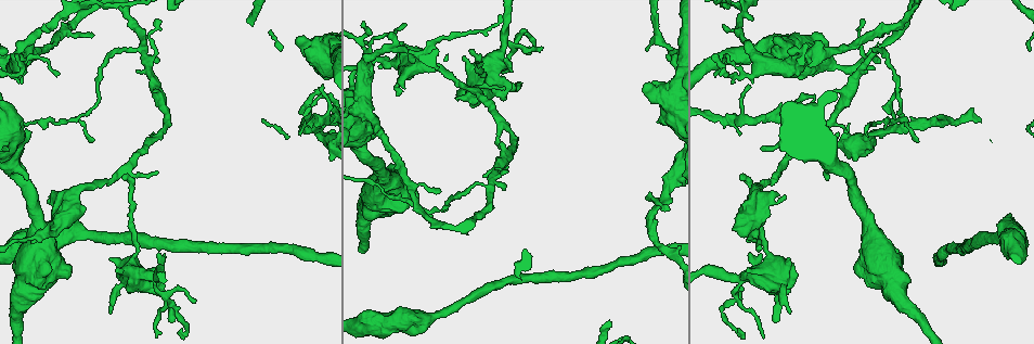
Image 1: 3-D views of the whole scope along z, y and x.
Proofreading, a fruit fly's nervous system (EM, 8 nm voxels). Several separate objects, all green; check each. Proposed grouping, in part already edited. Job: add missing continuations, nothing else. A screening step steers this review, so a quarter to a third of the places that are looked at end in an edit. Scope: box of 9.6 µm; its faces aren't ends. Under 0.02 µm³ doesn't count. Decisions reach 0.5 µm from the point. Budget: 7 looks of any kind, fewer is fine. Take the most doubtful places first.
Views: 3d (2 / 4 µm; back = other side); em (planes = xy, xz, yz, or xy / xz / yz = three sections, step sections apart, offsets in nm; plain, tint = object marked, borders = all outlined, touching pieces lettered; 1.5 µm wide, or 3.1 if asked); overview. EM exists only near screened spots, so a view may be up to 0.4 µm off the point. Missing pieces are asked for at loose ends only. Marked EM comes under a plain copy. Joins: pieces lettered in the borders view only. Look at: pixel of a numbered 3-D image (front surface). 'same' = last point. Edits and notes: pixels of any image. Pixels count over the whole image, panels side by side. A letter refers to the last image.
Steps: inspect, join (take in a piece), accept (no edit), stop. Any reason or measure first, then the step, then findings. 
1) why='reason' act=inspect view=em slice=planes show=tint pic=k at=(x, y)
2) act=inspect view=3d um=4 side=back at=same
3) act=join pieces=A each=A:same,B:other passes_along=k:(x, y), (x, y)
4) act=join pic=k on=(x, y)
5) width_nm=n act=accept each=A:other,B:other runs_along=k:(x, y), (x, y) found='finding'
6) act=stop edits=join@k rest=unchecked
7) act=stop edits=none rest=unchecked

why='thin end' act=inspect view=em slice=xz step=4 show=borders pic=1 at=(658, 123)

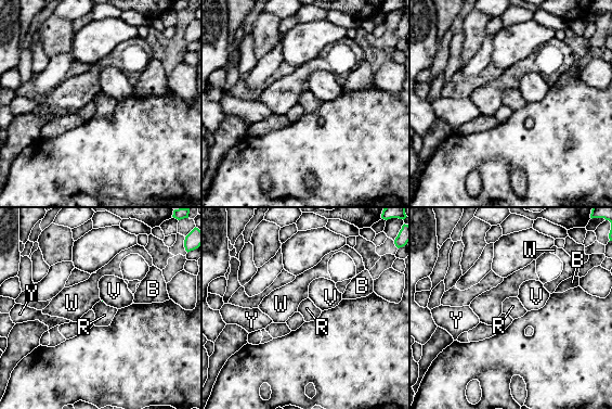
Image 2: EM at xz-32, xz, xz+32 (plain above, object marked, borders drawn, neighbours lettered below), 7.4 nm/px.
why='cut it another way' act=inspect view=em slice=planes show=borders at=same

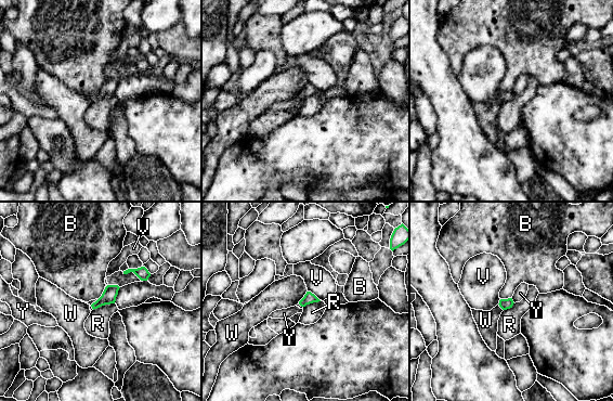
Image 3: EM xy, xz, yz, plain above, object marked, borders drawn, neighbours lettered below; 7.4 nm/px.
width_nm=80 longest_contact=R:170nm act=accept each=B:other,R:other,V:other,W:other,Y:other found='none of them fits'

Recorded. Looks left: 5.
why='tapers out' act=inspect view=3d um=2 side=back pic=1 at=(777, 319)

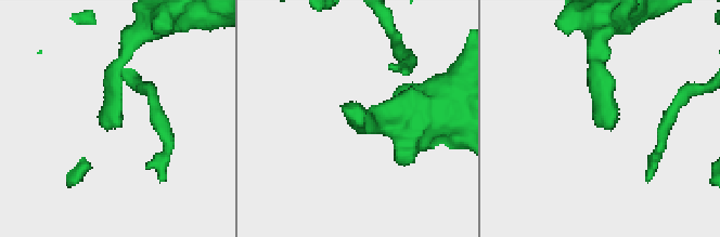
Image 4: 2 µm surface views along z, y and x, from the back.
act=inspect view=em slice=planes show=borders pic=4 at=(115, 125)

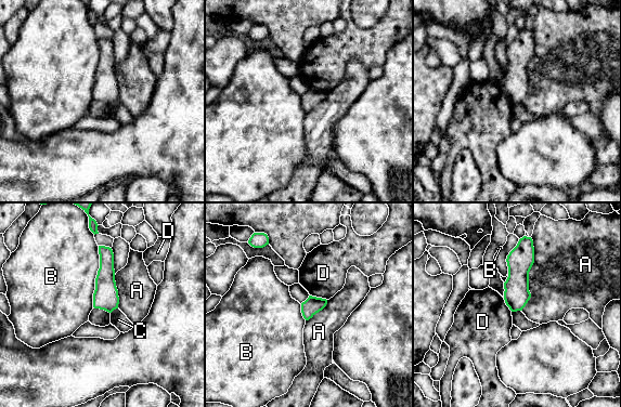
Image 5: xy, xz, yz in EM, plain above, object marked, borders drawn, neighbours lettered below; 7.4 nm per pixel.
width_nm=130 act=accept each=A:other,B:other,C:other,D:other border=5:(531, 237), (530, 299), (521, 311) found='none of them fits'

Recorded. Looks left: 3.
why='branch stops here' act=inspect view=3d um=2 pic=1 at=(397, 96)

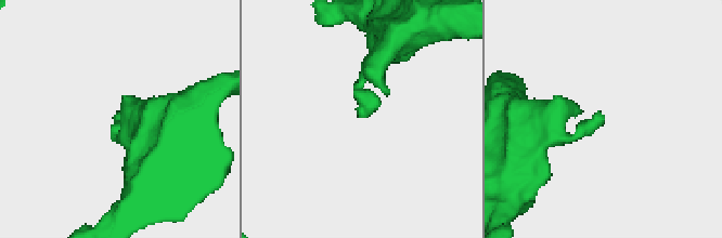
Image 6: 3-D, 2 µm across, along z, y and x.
why='shape alone is not enough' act=inspect view=em slice=xy step=4 show=tint pic=6 at=(362, 115)

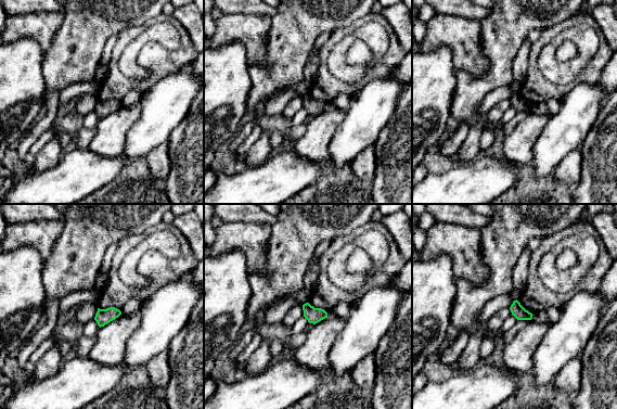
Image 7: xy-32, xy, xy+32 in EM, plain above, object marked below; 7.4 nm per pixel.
act=inspect view=em slice=xy step=4 show=borders at=same

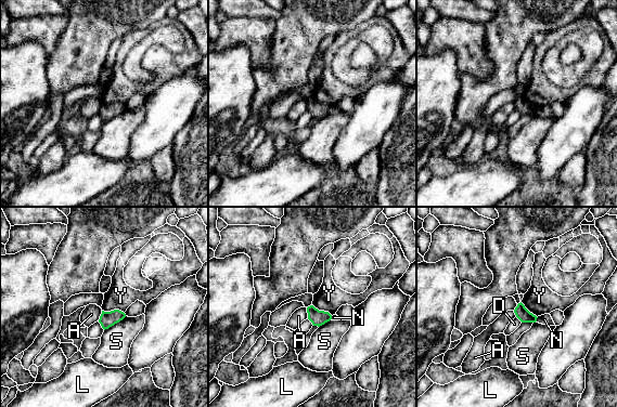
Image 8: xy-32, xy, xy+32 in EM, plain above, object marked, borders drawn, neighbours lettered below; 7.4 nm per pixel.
act=accept each=A:other,D:other,L:other,N:other,S:other,Y:other border=8:(98, 322), (104, 329) found='none of them fits'

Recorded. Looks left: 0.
act=stop edits=none rest=unchecked

